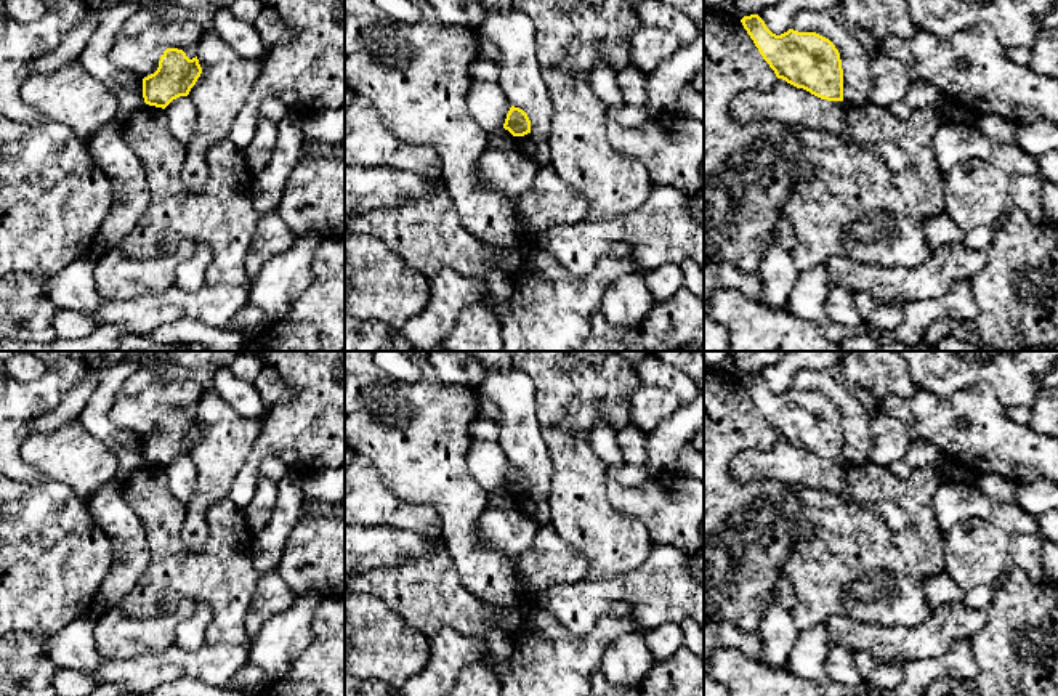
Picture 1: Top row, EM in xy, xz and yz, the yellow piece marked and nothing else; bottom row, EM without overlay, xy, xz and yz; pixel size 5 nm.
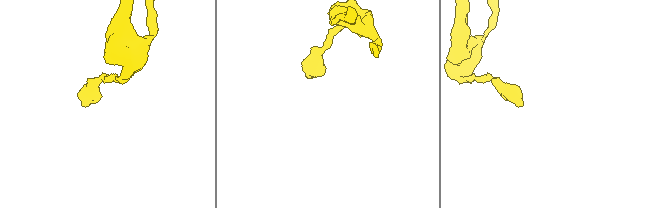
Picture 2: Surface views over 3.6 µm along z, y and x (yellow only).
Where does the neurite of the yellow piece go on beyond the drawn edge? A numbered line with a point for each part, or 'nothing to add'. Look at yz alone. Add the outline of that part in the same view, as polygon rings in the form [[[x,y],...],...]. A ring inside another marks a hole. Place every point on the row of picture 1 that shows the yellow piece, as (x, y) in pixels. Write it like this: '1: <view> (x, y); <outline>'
nothing to add

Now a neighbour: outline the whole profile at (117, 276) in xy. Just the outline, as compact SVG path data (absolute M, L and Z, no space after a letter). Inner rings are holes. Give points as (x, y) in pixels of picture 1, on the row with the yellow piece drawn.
M184 241L173 255L151 260L135 260L120 249L109 250L96 258L95 290L104 300L119 301L159 295L175 285L176 268L194 250L192 241Z

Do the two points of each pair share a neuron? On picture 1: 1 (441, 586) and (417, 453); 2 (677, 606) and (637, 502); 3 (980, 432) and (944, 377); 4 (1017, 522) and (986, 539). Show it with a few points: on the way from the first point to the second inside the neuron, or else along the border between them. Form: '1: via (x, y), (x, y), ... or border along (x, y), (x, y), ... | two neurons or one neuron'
1: border along (446, 550), (462, 584) | two neurons
2: border along (654, 544), (670, 544), (686, 555) | two neurons
3: border along (991, 385), (977, 382), (951, 395), (917, 387) | two neurons
4: border along (967, 517), (981, 517), (1009, 531), (1036, 533) | two neurons

